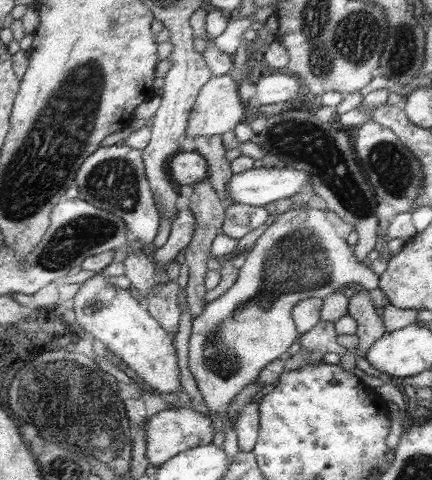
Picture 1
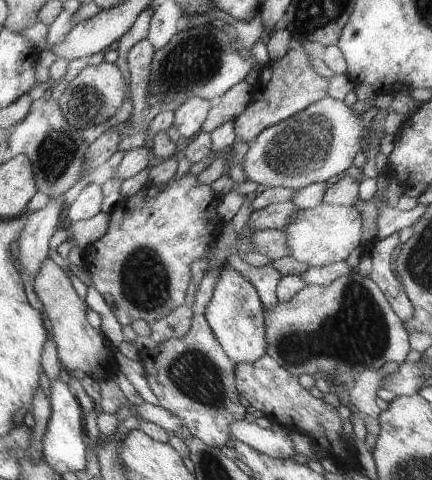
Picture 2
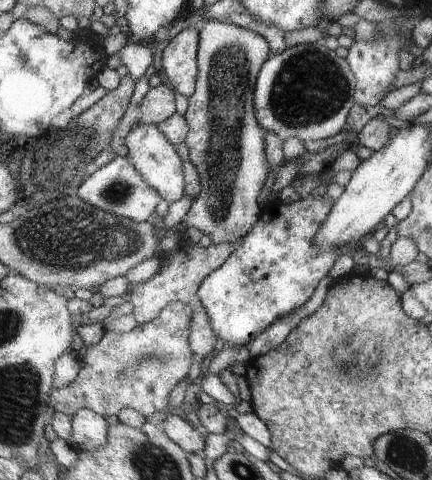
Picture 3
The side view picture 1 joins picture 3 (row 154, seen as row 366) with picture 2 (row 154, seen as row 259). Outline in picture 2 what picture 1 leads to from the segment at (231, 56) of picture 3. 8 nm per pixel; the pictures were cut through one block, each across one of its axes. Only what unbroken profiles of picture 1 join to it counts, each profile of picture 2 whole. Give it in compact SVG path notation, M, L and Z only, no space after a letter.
M327 96L321 102L309 106L307 110L263 130L257 136L257 140L253 142L251 150L245 154L245 162L243 162L245 174L249 180L253 180L257 184L265 184L267 188L283 186L283 188L293 188L297 192L297 190L303 190L311 184L327 182L335 174L353 172L355 170L355 158L357 158L357 154L361 154L361 150L365 150L365 144L367 144L367 126L369 126L367 114L359 116L343 100Z

